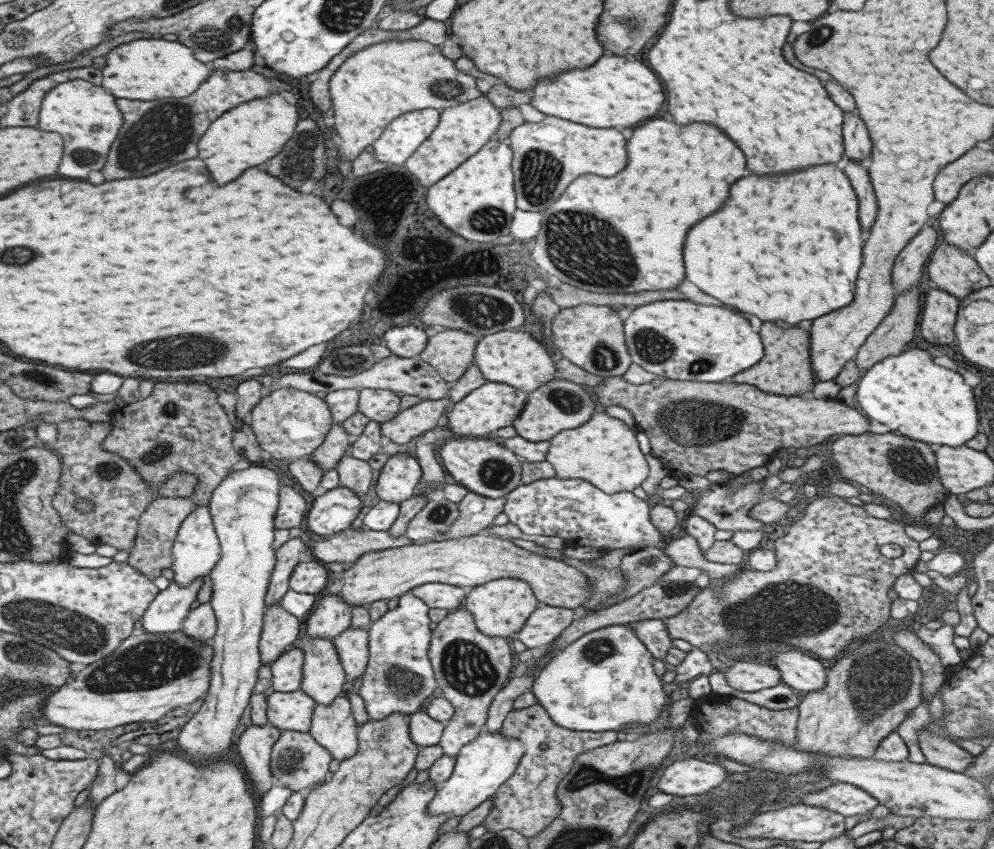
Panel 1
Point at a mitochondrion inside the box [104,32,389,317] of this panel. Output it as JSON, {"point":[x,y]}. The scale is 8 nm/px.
{"point":[163,133]}

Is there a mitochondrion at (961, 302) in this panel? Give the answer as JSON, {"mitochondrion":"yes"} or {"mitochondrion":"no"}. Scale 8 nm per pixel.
{"mitochondrion":"no"}

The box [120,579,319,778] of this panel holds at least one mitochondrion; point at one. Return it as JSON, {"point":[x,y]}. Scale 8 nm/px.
{"point":[292,759]}

